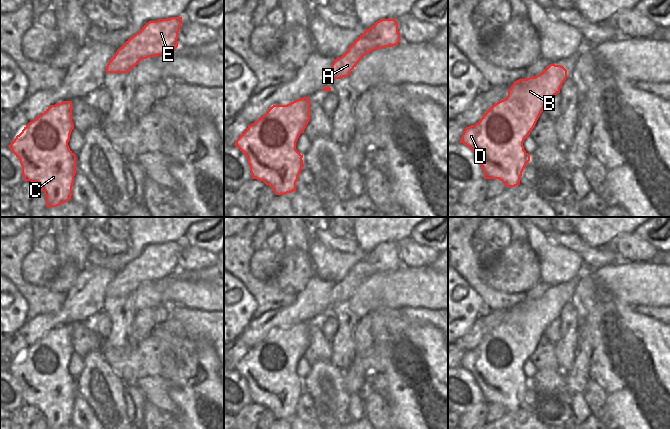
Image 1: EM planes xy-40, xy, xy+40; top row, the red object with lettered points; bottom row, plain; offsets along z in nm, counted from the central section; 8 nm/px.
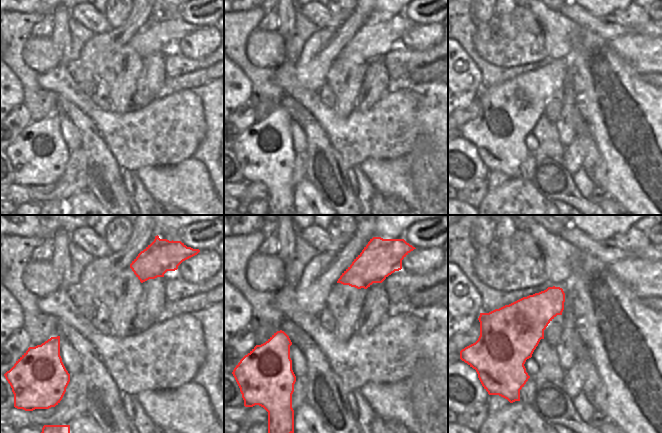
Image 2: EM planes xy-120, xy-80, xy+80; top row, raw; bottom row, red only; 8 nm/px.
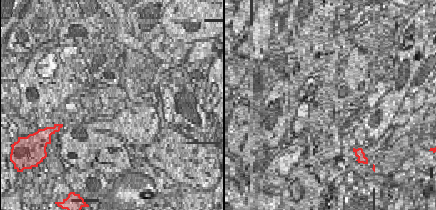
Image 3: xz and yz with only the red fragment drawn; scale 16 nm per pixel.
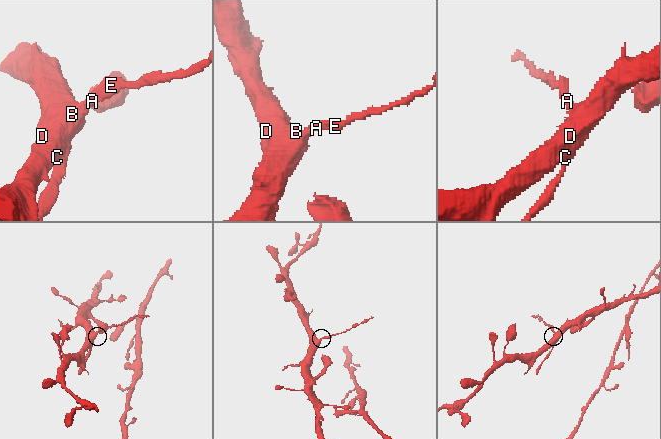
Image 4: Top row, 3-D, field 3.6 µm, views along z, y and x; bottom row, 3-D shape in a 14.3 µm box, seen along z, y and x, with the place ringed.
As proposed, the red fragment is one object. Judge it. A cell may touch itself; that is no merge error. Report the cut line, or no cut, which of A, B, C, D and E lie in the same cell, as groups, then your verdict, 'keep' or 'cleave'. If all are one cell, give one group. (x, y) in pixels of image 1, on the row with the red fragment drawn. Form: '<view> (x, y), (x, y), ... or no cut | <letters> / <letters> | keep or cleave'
xy (330, 76), (333, 79) | A E / B C D | cleave

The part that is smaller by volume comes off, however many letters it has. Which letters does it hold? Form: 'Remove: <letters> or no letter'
Remove: A, E

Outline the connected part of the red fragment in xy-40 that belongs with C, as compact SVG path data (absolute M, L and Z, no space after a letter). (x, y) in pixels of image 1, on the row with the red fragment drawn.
M63 101L48 107L41 115L29 122L22 132L8 146L20 160L24 181L37 183L46 196L46 207L57 207L71 199L74 176L76 174L76 155L70 150L68 142L74 129L72 122L72 102Z

